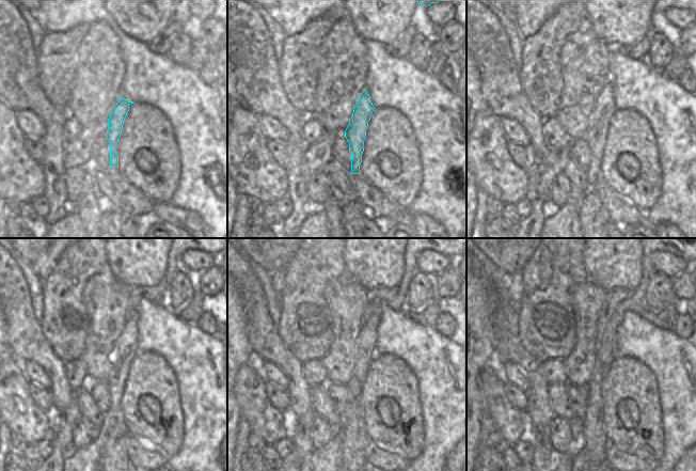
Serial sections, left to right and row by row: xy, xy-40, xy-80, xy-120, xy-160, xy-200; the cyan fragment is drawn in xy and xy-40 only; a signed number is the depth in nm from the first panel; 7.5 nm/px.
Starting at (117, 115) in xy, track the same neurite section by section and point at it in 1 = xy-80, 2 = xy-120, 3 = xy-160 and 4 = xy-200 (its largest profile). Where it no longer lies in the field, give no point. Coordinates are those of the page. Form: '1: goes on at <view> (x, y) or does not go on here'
1: goes on at xy-80 (604, 108)
2: goes on at xy-120 (126, 349)
3: goes on at xy-160 (366, 344)
4: goes on at xy-200 (606, 347)

